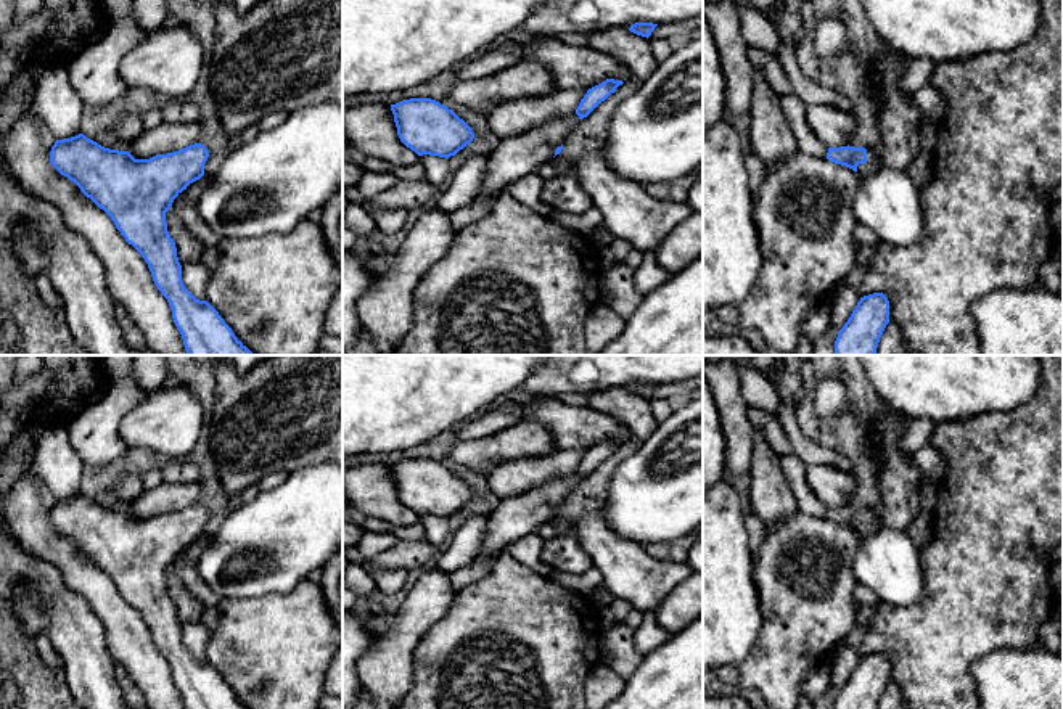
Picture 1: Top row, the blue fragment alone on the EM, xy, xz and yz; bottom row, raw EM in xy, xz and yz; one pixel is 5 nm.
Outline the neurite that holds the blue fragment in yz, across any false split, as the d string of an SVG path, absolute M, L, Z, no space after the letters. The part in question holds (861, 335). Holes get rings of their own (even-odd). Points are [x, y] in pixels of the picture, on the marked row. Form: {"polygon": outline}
{"polygon": "M883 293L860 297L835 341L835 355L875 355L889 323L889 301Z"}

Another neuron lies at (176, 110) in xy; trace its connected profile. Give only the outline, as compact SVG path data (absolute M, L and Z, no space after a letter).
M170 98L161 106L166 124L190 124L199 117L199 105L190 98Z

